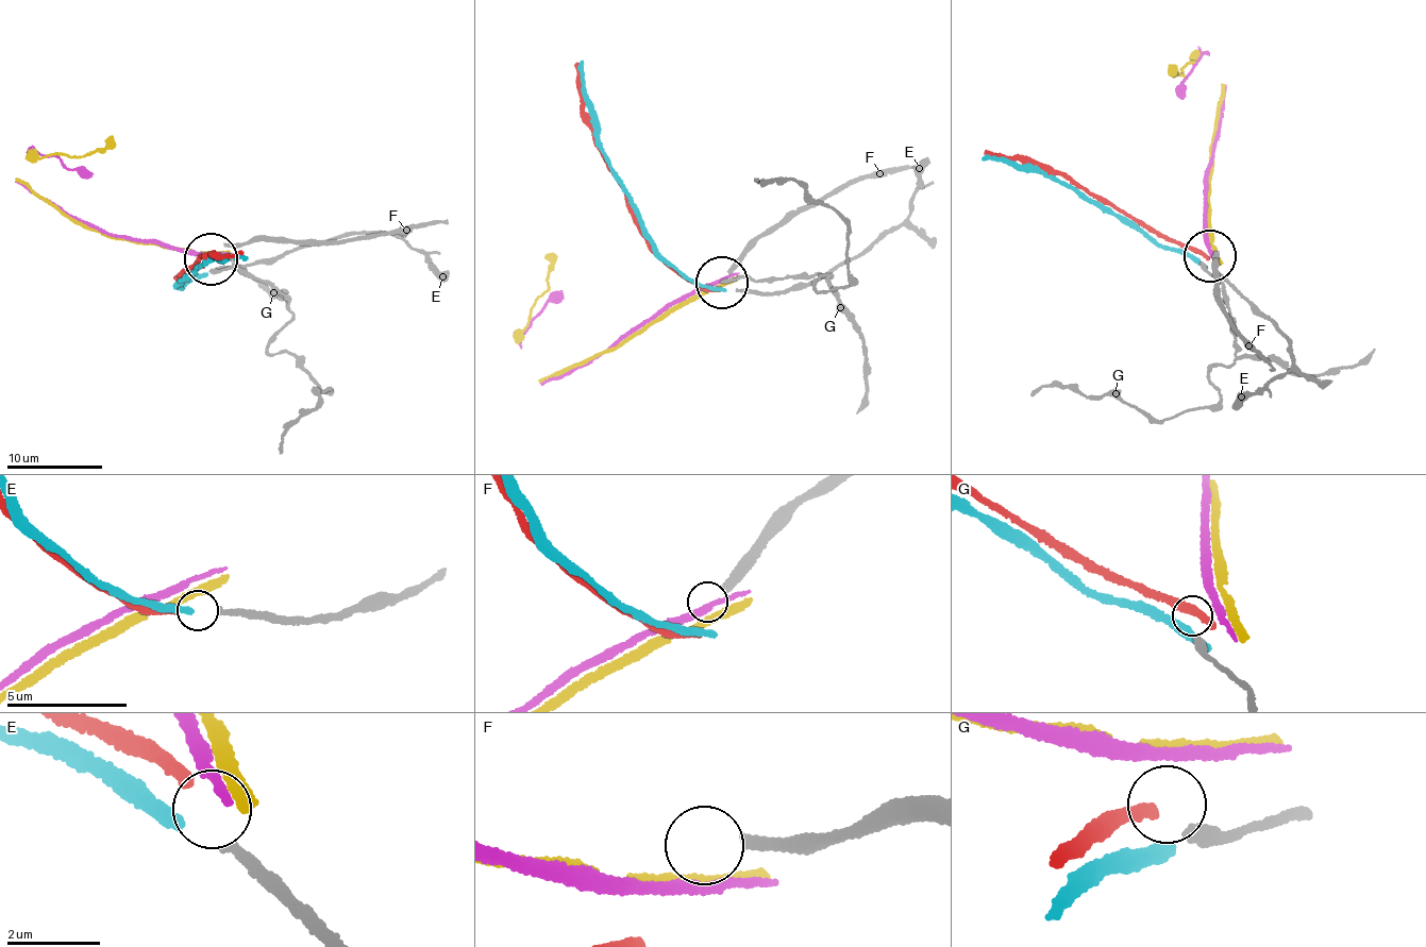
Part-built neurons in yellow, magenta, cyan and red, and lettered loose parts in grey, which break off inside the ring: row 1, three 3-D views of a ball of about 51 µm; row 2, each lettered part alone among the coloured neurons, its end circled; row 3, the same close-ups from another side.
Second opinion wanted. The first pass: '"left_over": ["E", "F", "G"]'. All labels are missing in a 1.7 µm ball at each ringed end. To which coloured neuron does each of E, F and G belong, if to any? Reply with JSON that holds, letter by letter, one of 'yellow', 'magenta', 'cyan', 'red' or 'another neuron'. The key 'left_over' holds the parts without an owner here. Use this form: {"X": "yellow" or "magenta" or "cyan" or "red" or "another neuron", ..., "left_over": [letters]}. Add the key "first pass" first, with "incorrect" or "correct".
{"first pass": "incorrect", "E": "red", "F": "another neuron", "G": "another neuron", "left_over": ["F", "G"]}

